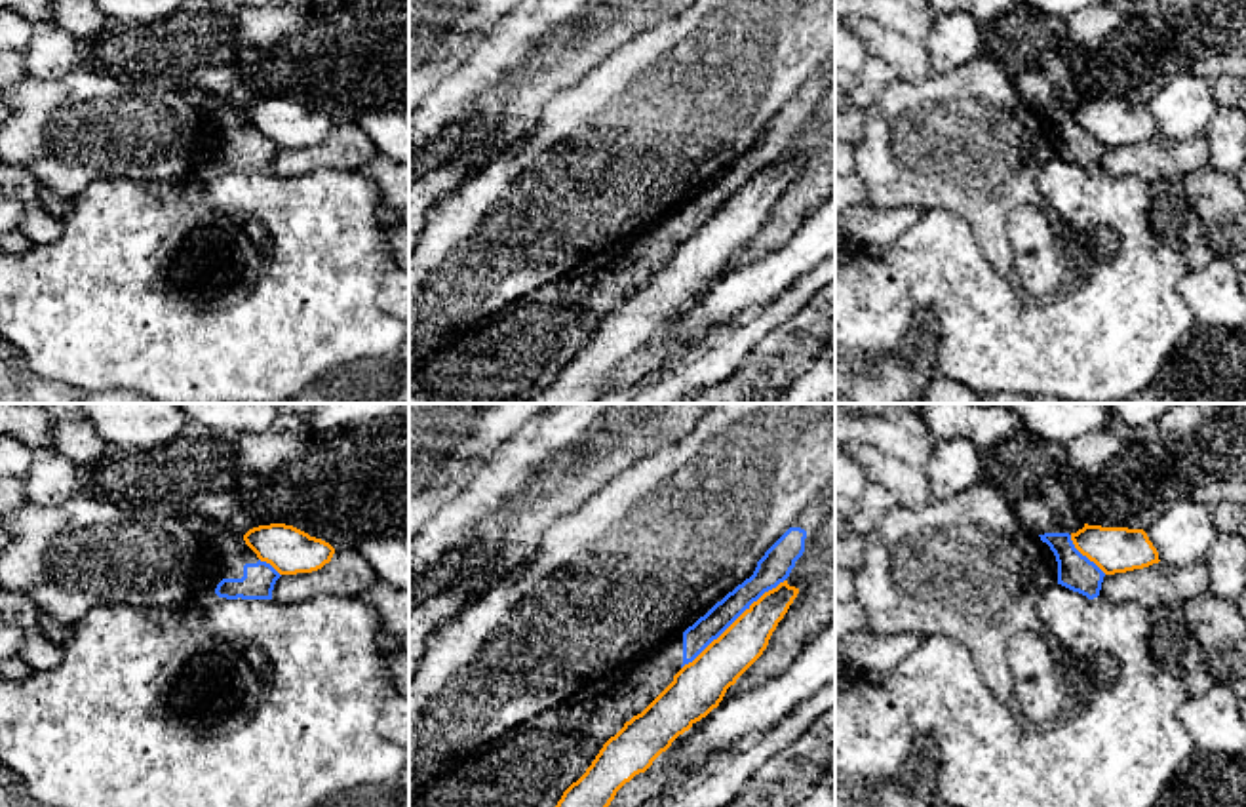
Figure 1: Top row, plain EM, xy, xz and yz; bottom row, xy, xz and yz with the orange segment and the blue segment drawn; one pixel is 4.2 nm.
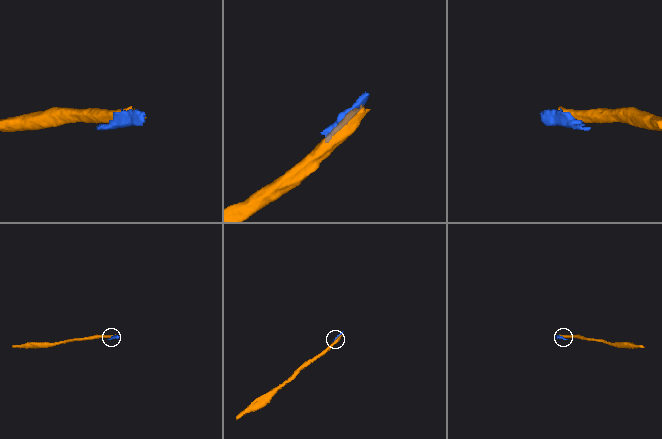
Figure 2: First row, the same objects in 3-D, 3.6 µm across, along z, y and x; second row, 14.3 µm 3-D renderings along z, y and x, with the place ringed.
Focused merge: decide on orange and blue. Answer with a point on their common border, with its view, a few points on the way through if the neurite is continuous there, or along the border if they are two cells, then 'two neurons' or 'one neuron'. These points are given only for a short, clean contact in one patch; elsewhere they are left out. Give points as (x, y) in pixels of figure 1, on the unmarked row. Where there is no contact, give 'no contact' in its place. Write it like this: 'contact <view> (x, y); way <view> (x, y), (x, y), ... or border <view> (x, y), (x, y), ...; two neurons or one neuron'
contact xz (735, 195); two neurons

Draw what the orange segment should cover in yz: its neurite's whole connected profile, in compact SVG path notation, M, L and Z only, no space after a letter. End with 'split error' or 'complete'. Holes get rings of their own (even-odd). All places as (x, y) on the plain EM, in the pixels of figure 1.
M1084 97L1071 107L1075 122L1105 148L1126 147L1158 137L1158 126L1143 103Z | complete

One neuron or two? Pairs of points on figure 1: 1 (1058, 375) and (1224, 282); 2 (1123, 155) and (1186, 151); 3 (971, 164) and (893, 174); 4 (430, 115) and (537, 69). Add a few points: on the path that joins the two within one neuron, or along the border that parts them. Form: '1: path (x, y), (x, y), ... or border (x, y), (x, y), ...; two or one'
1: border (1187, 271), (1180, 284), (1180, 295), (1199, 324); two
2: path (1138, 155), (1170, 155); one
3: path (952, 164), (912, 164); one
4: border (518, 69), (486, 88), (449, 126); two

